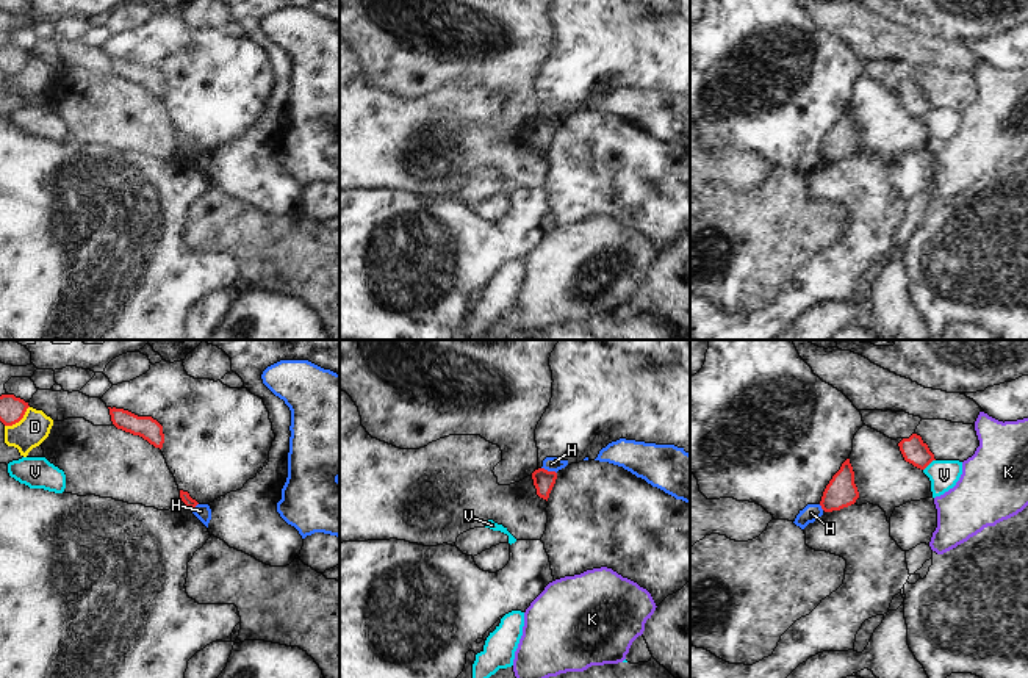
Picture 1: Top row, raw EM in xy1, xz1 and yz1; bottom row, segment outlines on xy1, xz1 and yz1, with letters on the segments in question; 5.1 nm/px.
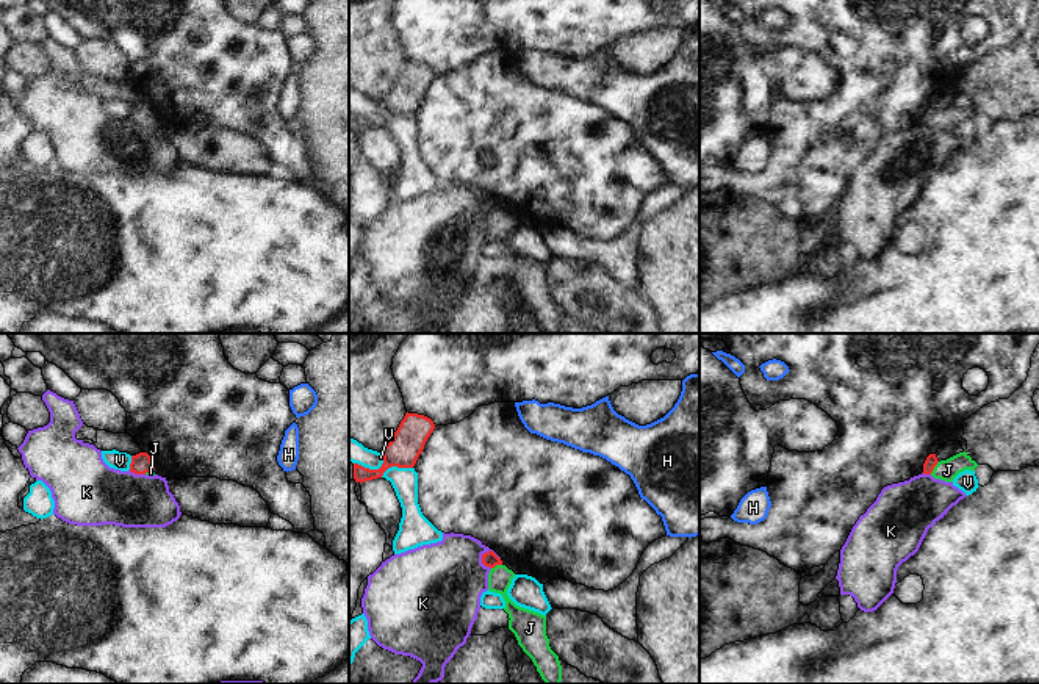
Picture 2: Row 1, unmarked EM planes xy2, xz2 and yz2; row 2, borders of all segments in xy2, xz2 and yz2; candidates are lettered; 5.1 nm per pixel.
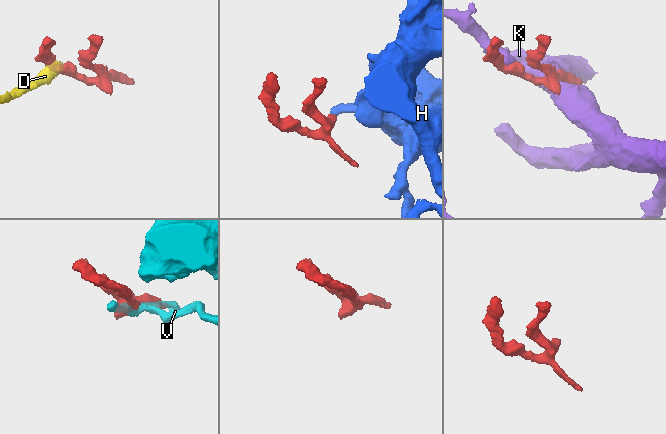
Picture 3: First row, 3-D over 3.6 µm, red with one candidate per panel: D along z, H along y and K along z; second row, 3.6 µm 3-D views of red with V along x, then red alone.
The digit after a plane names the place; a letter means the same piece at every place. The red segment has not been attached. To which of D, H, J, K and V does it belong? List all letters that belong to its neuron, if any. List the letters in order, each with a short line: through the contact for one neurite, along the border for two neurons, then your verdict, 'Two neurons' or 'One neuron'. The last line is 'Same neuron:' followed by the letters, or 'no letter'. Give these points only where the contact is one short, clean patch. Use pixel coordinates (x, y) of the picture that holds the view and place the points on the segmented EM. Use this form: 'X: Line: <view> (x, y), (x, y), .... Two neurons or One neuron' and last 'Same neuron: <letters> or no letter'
D: Line: xy1 (28, 406), (17, 421), (5, 426). Two neurons
H: Line: xz1 (542, 467), (556, 473). Two neurons
J: Line: yz2 (931, 460), (934, 465), (947, 470). One neuron
K: Two neurons
V: Two neurons
Same neuron: J.

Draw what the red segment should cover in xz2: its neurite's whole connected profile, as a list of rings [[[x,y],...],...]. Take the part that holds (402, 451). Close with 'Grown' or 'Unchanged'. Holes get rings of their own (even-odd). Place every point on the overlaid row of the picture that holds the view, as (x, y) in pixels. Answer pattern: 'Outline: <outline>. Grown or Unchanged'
Outline: [[[405,413],[393,440],[380,451],[383,463],[379,470],[369,470],[354,463],[355,482],[366,482],[382,477],[391,468],[413,468],[435,424],[430,418],[418,413]]]. Unchanged.

